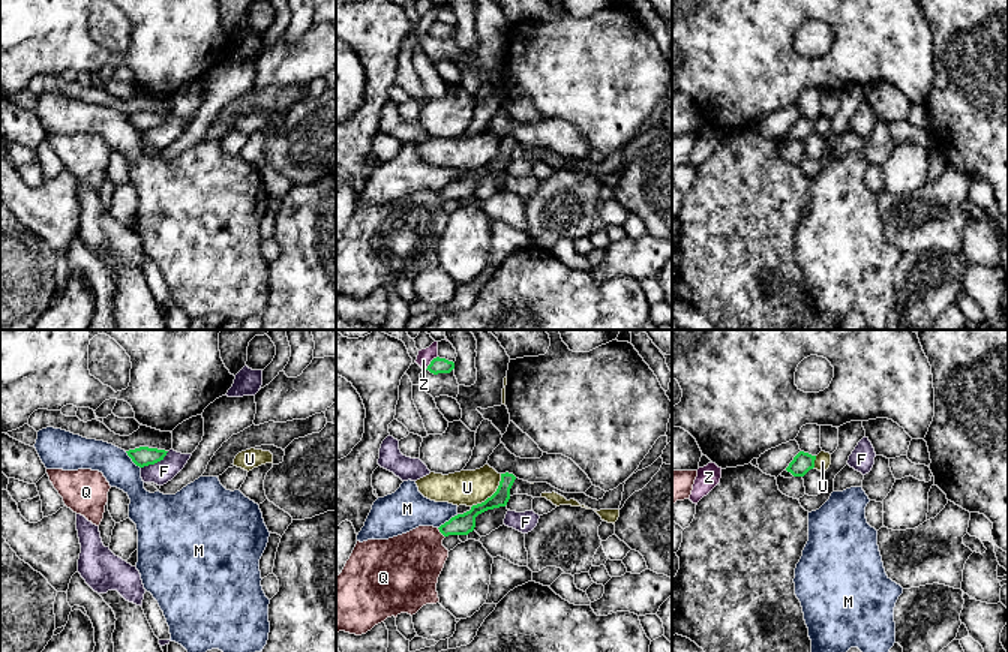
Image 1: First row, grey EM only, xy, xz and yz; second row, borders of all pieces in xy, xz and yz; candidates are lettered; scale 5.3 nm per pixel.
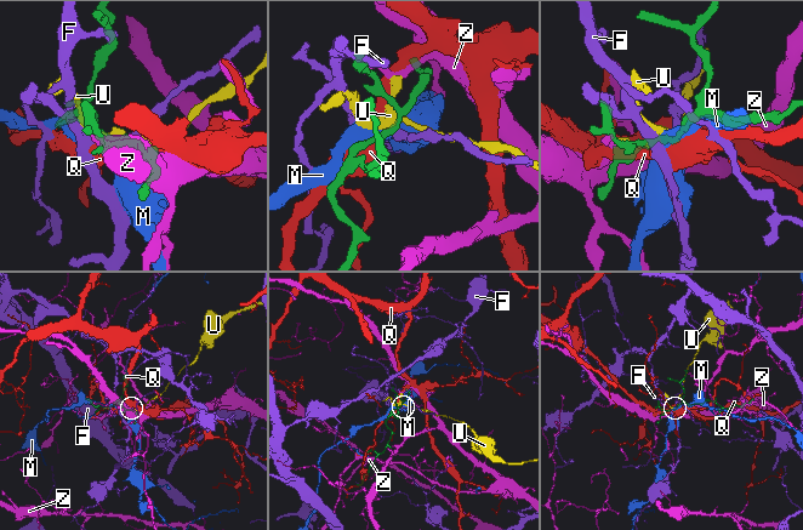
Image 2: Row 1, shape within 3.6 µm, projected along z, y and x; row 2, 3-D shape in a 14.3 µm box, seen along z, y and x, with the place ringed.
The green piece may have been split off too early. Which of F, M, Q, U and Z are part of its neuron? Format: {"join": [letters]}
{"join": []}

